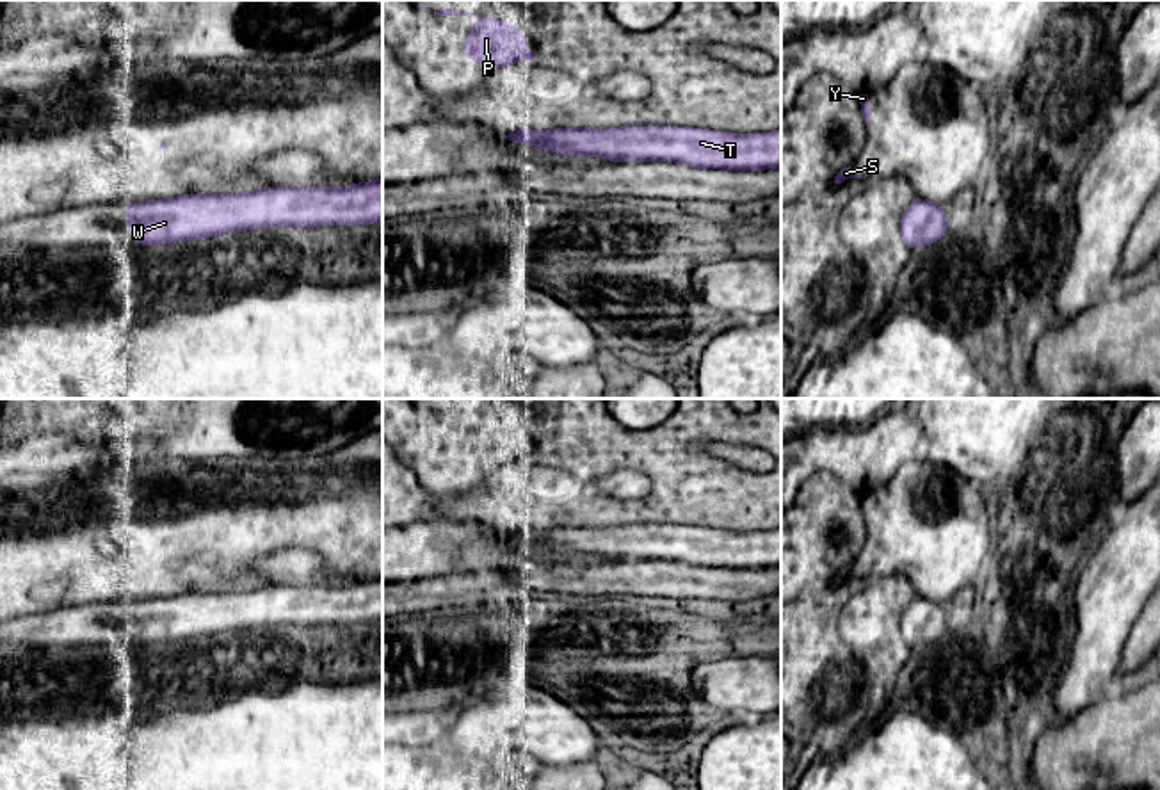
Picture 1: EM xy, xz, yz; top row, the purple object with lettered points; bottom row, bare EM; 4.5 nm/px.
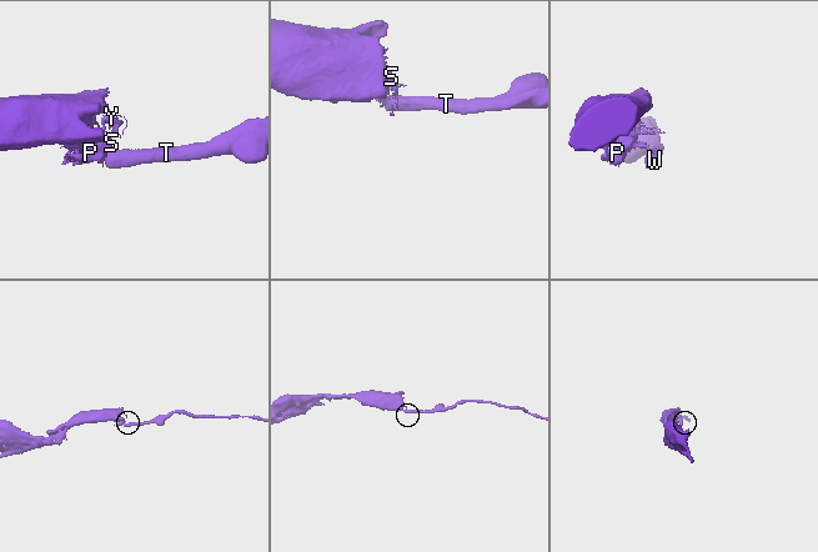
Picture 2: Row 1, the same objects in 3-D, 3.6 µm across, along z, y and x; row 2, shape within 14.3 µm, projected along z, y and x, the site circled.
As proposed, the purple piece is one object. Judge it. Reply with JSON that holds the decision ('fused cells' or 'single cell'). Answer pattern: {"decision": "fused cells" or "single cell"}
{"decision": "fused cells"}

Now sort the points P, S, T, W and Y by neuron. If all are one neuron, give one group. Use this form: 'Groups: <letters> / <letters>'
Groups: P S Y / T W

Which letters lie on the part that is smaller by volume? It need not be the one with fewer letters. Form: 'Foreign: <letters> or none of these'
Foreign: T, W

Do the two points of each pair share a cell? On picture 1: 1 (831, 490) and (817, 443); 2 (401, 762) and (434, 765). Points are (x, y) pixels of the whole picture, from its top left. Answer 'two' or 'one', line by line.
1: two
2: one

